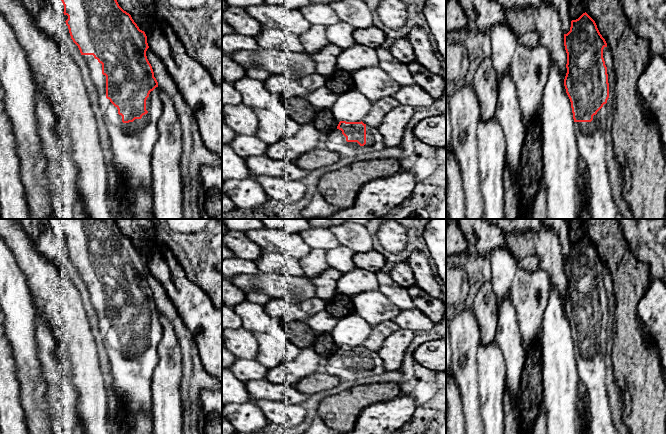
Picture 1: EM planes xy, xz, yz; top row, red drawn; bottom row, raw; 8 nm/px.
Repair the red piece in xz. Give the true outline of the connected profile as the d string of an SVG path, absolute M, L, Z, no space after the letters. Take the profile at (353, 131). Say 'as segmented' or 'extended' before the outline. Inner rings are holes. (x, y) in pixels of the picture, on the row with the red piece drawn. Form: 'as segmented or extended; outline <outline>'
extended; outline M340 121L337 128L327 136L325 148L340 157L354 157L386 148L378 129L362 121Z

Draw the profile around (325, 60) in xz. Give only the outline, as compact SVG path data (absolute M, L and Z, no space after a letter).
M329 43L320 51L311 54L315 62L316 73L328 78L337 69L337 58L341 52L340 47Z

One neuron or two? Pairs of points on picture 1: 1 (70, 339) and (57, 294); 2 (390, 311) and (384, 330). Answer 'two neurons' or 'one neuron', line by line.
1: one neuron
2: two neurons

